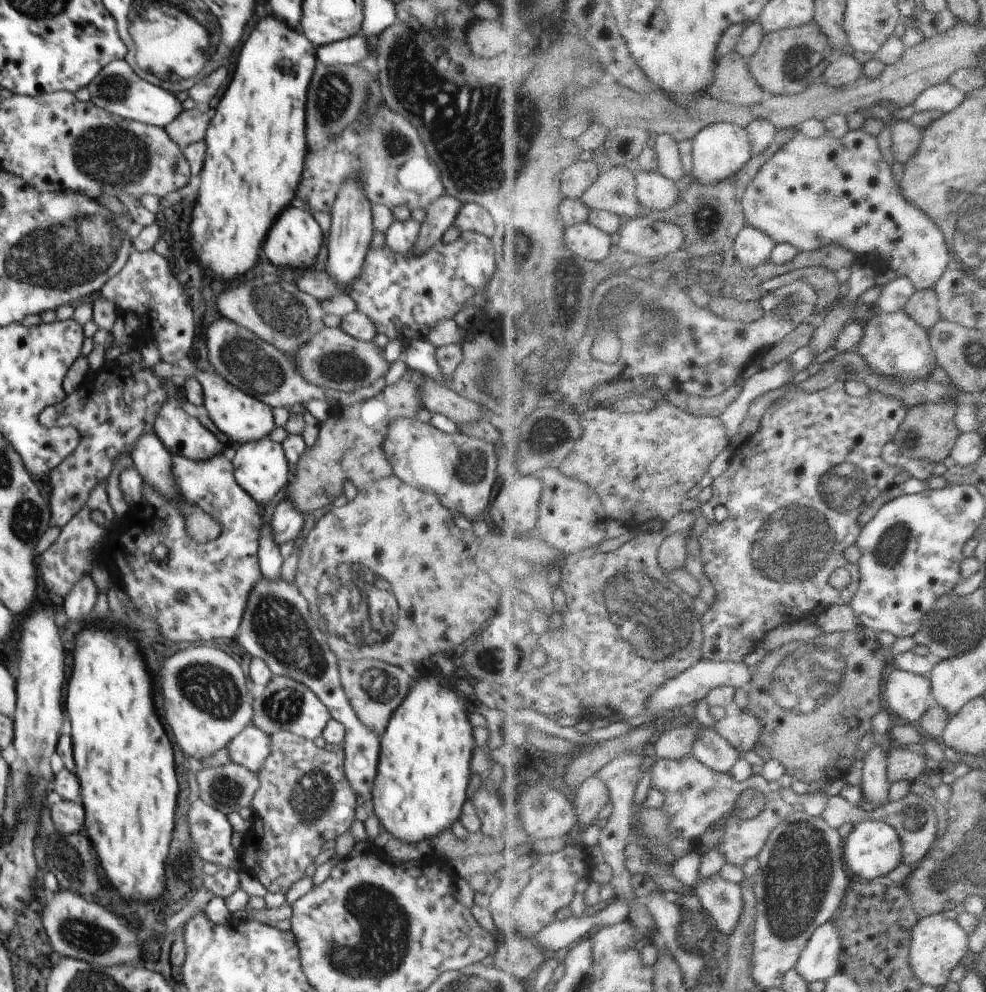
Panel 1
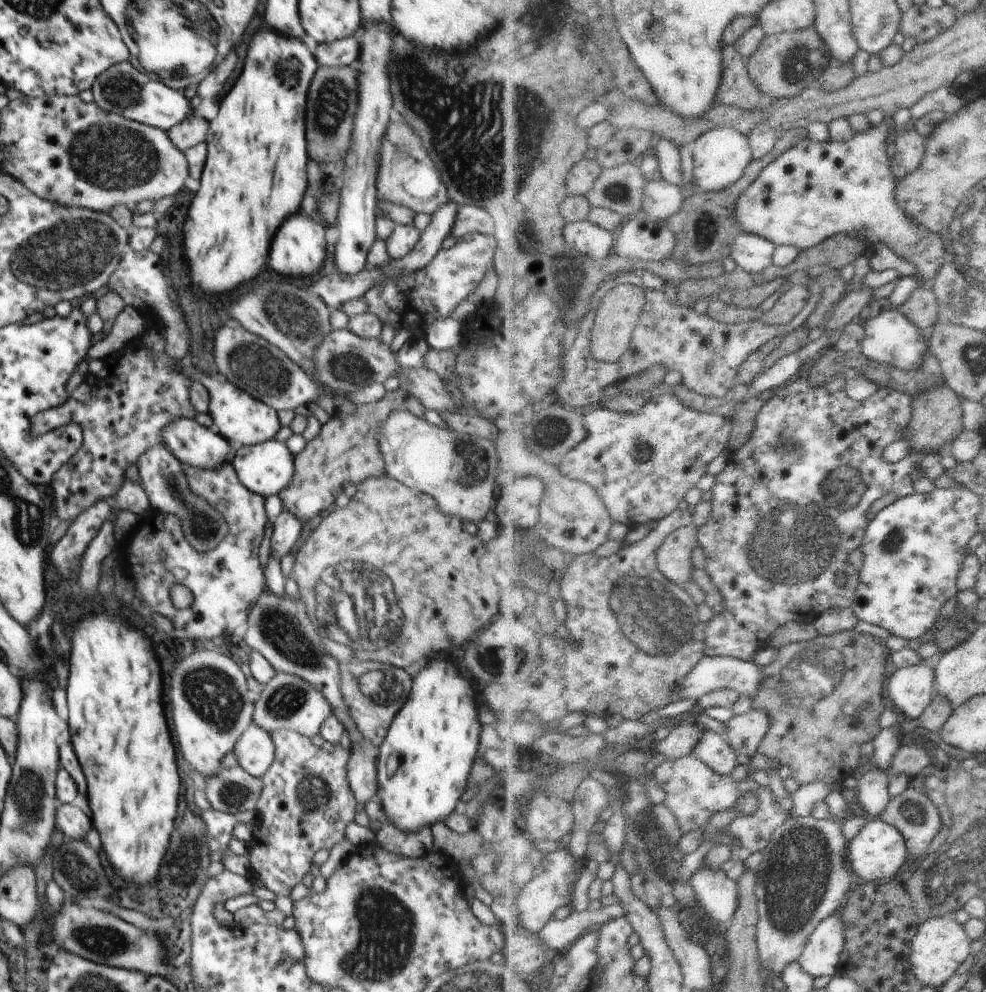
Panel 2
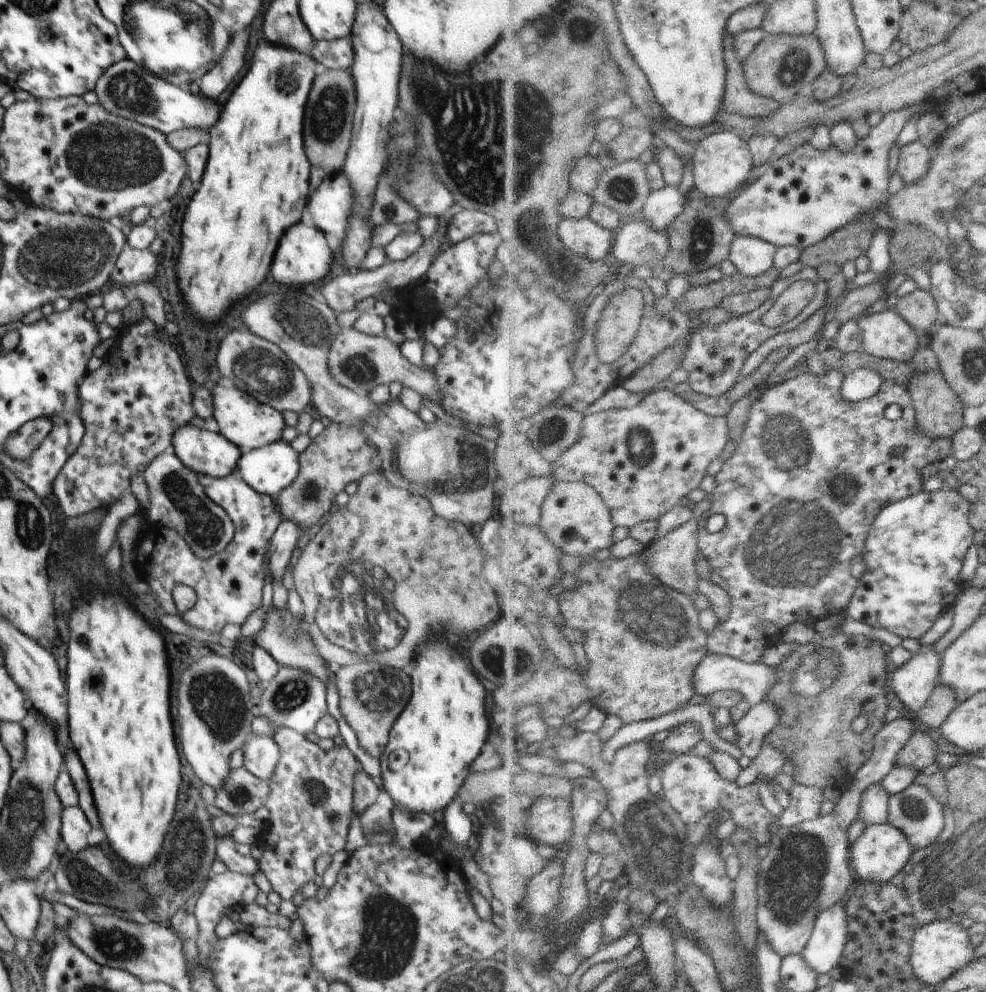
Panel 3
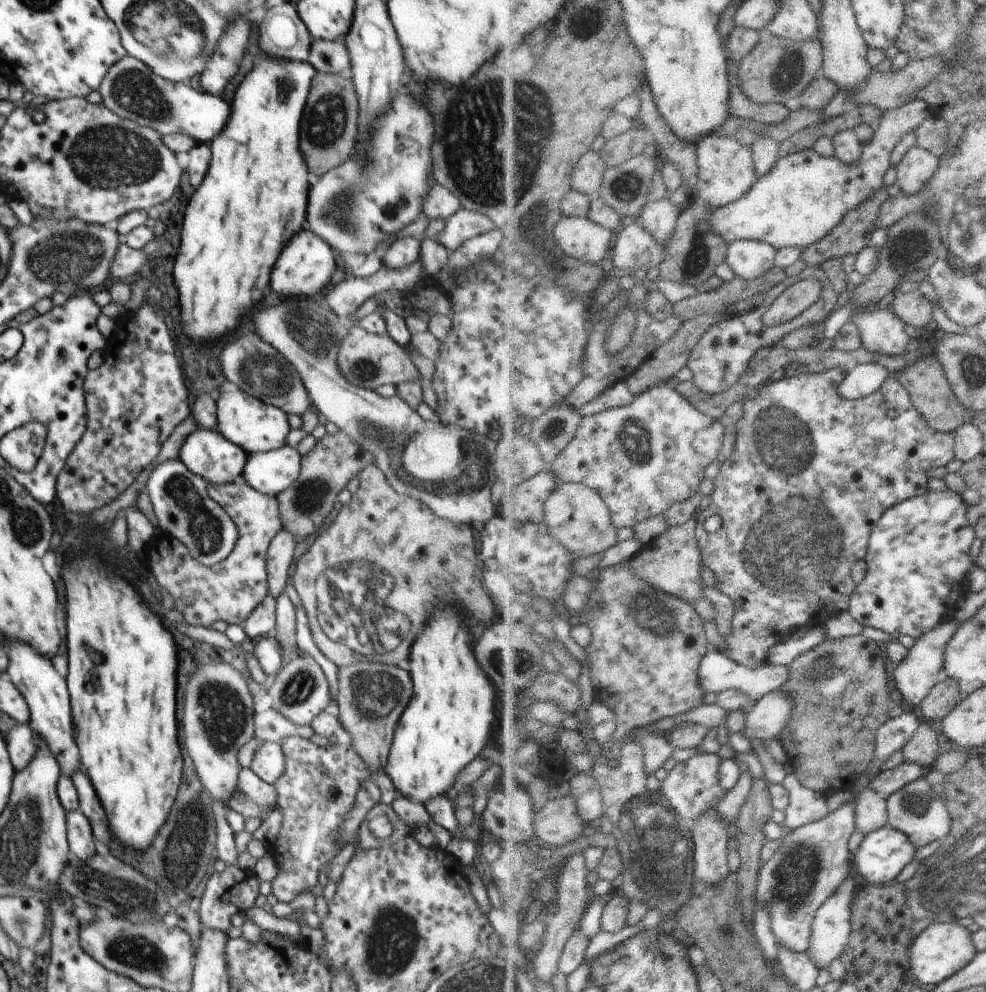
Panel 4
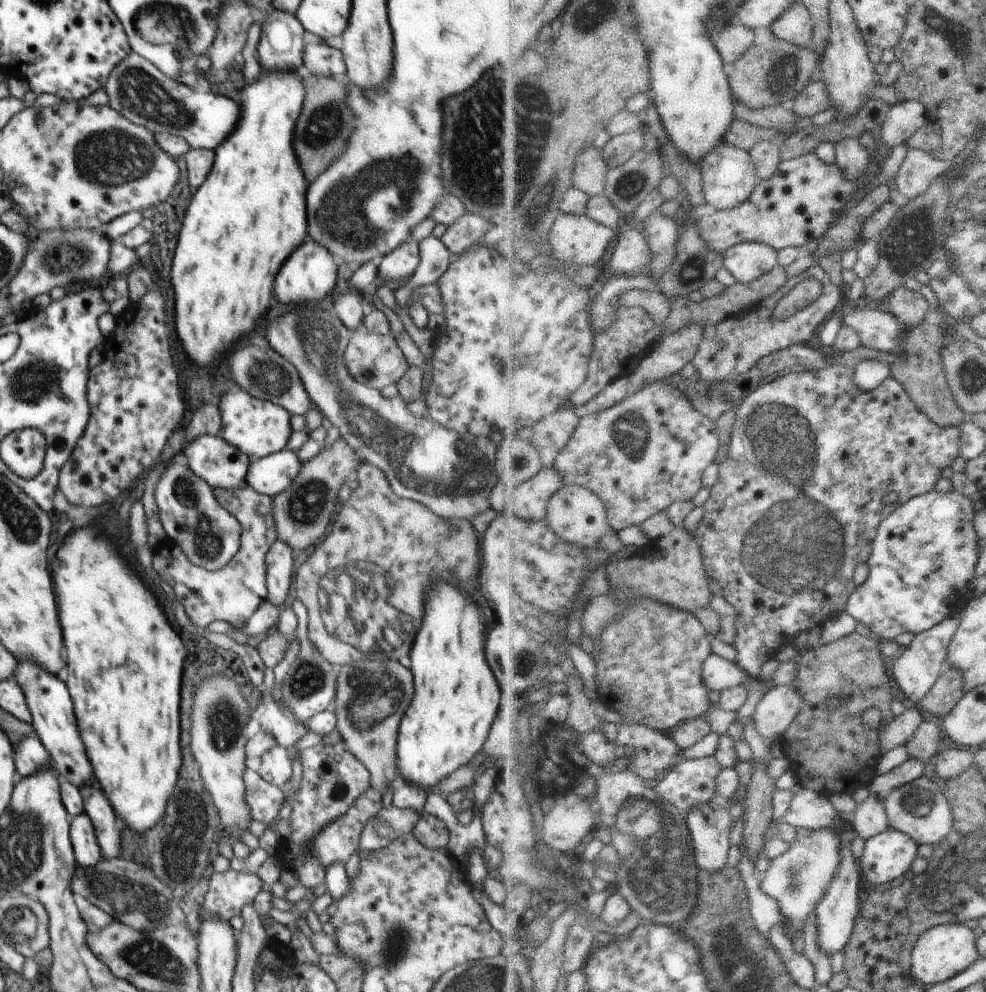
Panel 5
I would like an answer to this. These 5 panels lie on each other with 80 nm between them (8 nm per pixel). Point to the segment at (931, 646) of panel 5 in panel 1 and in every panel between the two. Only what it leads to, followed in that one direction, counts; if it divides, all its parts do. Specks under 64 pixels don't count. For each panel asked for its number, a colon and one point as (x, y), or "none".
1: (908, 695)
2: (912, 690)
3: (915, 683)
4: (919, 675)

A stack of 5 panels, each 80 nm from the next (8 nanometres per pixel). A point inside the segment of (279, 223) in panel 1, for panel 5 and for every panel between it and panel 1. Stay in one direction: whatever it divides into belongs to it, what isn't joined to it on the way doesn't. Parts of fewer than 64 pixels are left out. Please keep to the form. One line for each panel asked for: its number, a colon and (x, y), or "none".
2: (299, 249)
3: (303, 257)
4: (306, 267)
5: (309, 275)

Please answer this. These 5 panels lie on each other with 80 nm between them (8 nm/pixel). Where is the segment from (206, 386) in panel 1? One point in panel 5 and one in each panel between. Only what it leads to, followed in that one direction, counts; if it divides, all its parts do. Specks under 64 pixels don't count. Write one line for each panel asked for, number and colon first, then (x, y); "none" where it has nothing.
2: (239, 417)
3: (248, 424)
4: (256, 426)
5: (258, 427)

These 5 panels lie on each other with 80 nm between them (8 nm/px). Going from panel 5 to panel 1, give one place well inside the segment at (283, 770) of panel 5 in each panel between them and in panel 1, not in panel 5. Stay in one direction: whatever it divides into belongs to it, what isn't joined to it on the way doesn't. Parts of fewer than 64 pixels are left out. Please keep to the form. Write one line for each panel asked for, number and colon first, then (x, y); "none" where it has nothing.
1: (250, 747)
2: (255, 751)
3: (260, 754)
4: (268, 764)

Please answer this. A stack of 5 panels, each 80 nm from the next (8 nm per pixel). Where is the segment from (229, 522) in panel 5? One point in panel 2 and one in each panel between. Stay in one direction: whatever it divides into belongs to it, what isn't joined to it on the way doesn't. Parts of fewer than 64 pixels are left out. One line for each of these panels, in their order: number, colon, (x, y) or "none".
2: (163, 480)
3: (176, 499)
4: (180, 500)

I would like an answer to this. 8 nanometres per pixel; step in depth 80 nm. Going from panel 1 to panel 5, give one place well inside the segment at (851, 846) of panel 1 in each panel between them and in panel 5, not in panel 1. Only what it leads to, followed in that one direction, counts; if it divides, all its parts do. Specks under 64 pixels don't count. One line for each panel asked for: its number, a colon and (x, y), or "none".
2: (880, 849)
3: (882, 852)
4: (883, 855)
5: (890, 855)

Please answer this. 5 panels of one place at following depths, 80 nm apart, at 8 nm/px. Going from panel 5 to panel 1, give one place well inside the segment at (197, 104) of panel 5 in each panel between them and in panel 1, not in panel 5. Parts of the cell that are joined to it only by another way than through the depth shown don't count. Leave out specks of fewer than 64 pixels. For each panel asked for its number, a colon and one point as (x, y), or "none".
1: (117, 89)
2: (122, 89)
3: (128, 90)
4: (132, 90)

